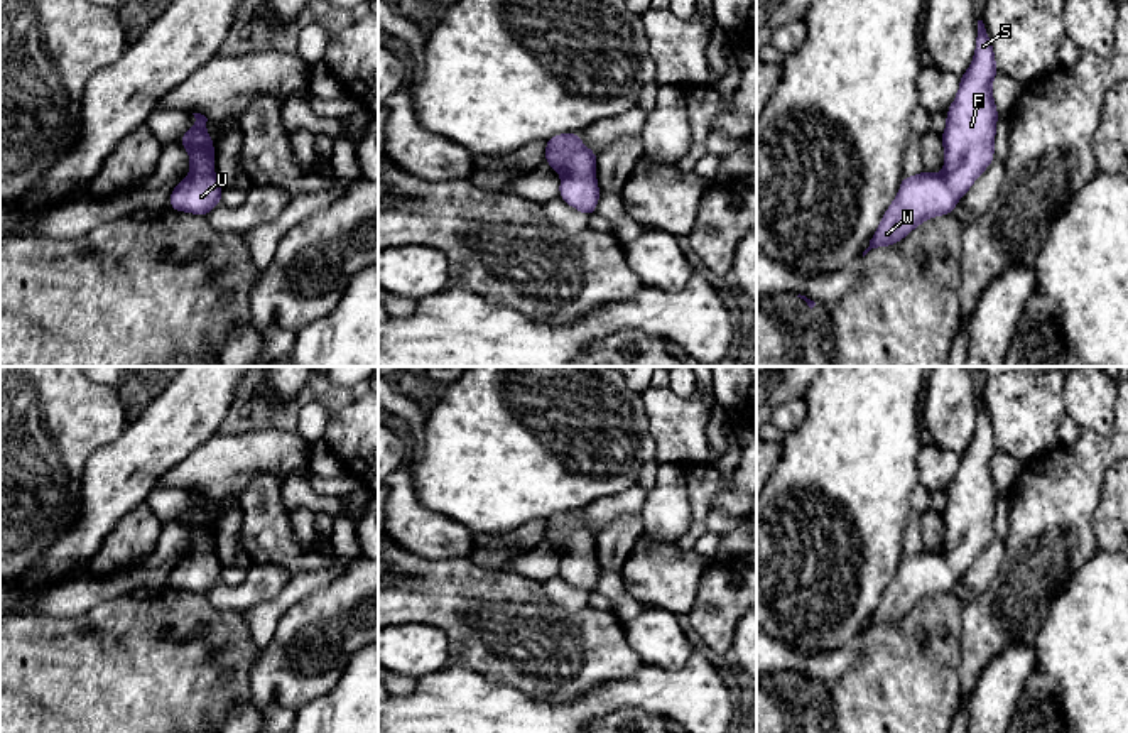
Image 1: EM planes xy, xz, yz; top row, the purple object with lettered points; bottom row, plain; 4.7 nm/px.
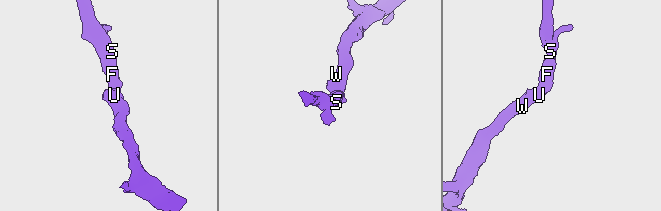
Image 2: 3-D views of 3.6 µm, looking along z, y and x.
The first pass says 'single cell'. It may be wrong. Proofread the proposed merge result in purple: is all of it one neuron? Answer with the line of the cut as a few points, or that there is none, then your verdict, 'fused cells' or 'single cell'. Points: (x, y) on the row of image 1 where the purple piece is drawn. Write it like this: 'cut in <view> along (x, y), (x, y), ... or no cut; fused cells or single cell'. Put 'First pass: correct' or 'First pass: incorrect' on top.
First pass: correct
no cut; single cell

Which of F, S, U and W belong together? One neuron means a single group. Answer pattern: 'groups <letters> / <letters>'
groups F S U W

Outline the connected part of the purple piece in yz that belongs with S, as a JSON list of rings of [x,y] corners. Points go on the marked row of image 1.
[[[978,20],[976,52],[969,69],[961,76],[959,91],[946,113],[944,172],[920,172],[902,177],[900,191],[887,208],[870,247],[863,257],[878,247],[898,243],[922,221],[949,214],[971,184],[993,162],[993,142],[998,110],[991,95],[996,61],[983,20]]]

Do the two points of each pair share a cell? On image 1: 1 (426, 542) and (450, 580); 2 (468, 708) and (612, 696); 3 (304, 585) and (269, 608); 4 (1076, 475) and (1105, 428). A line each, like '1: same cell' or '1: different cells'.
1: different cells
2: same cell
3: same cell
4: different cells

